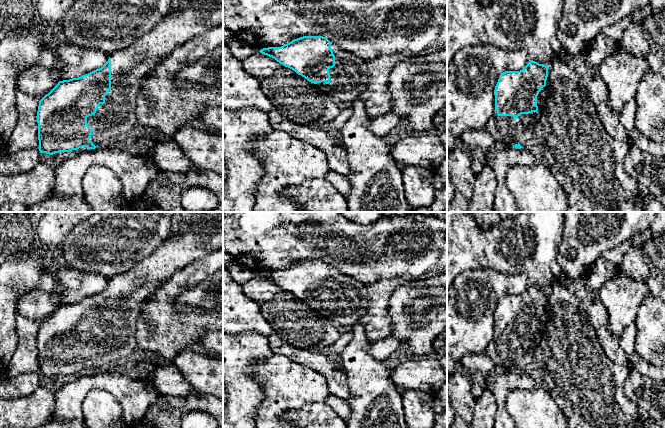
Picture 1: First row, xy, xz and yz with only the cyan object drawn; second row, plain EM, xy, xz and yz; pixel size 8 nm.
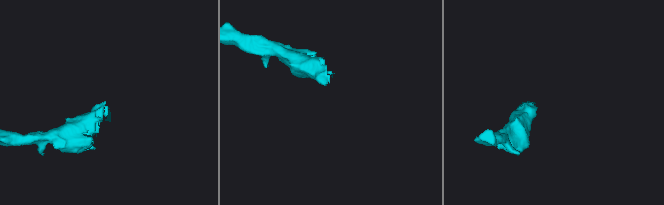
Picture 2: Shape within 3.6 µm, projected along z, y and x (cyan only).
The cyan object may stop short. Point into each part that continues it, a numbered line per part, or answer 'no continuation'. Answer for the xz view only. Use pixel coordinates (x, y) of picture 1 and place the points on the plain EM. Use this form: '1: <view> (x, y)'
1: xz (341, 299)

